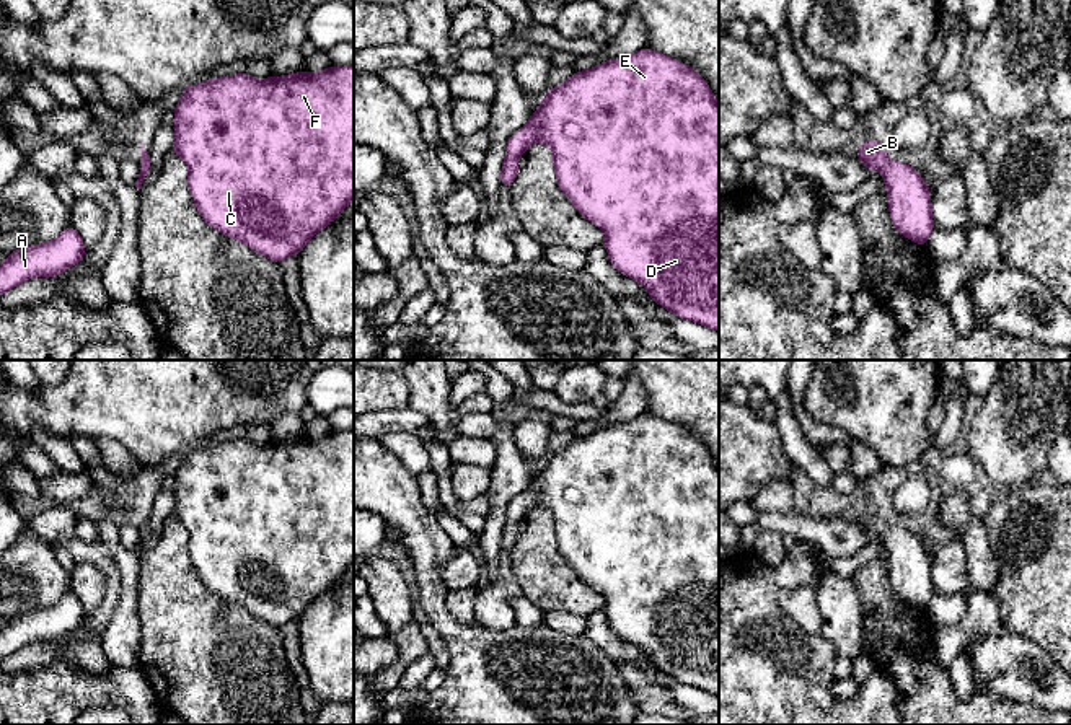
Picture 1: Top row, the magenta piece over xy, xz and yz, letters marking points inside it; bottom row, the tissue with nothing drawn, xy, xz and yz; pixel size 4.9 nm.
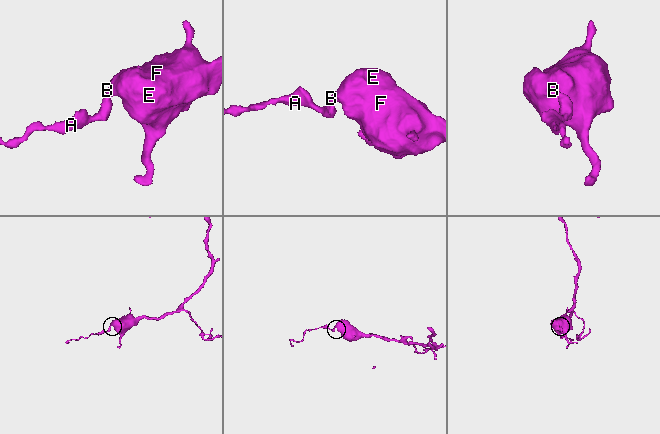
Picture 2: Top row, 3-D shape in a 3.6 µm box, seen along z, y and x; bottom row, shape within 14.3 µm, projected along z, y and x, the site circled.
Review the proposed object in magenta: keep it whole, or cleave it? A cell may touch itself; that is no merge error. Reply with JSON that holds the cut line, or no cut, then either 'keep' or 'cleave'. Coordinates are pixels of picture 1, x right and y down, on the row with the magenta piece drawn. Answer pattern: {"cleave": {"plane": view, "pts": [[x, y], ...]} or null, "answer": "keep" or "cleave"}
{"cleave": null, "answer": "keep"}

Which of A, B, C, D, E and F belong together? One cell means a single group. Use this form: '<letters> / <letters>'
A B C D E F

